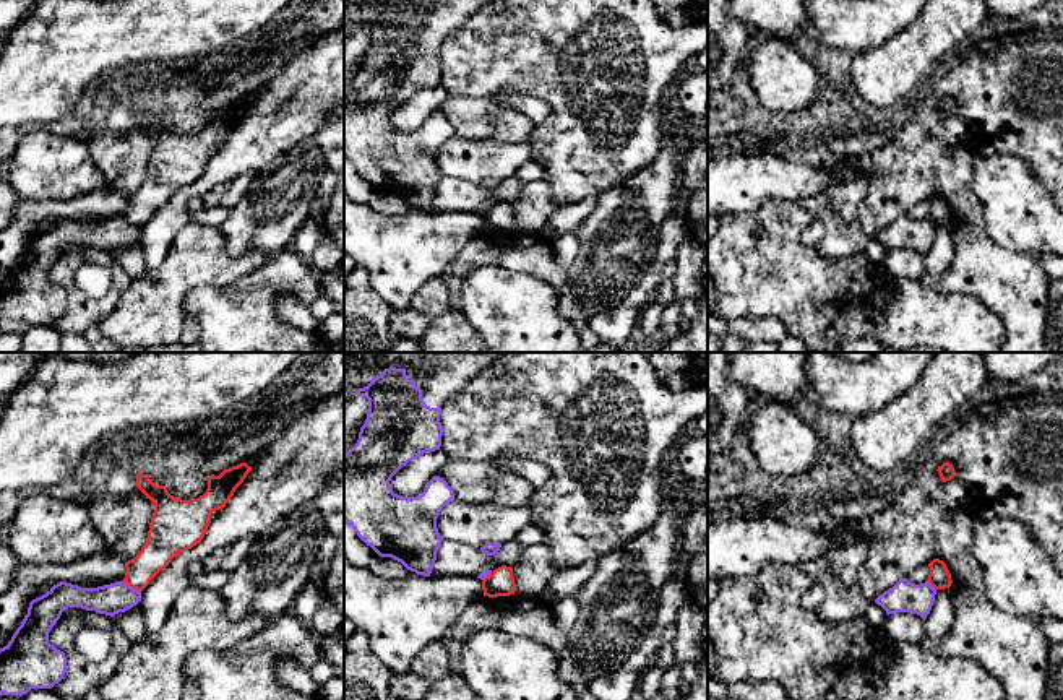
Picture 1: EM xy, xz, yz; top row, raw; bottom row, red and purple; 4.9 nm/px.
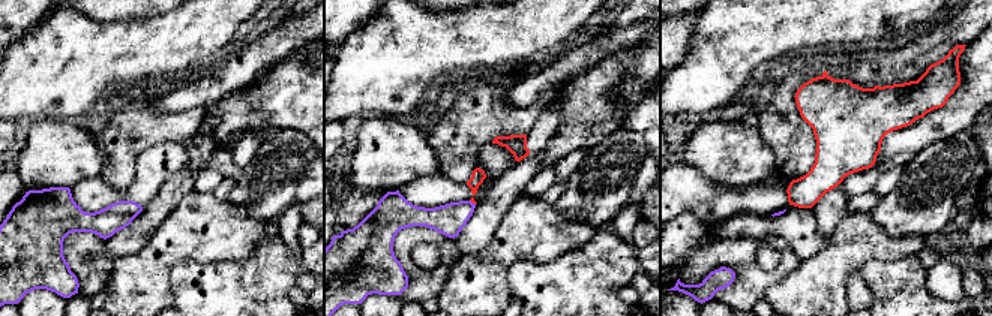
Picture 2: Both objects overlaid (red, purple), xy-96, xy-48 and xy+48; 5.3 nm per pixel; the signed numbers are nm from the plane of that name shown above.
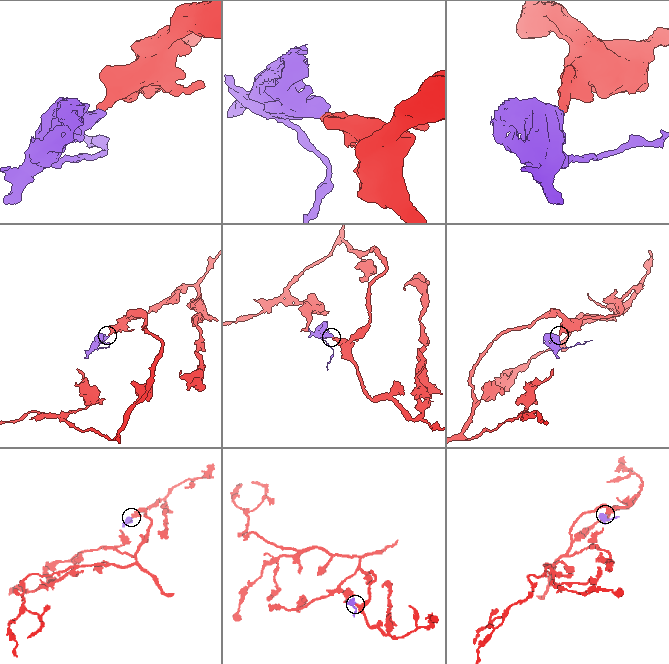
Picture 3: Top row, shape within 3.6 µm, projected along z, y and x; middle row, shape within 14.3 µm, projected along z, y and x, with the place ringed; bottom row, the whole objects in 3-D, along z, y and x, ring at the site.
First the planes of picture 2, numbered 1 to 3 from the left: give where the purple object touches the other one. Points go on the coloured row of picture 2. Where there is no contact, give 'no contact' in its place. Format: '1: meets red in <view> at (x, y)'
1: no contact
2: meets red in xy-48 at (473, 202)
3: no contact

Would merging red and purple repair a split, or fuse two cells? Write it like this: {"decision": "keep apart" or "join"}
{"decision": "keep apart"}

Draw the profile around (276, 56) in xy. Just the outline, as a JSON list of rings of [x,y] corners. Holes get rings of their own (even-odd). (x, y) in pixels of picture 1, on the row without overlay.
[[[294,39],[289,45],[276,45],[268,52],[252,54],[242,58],[242,62],[232,67],[230,70],[224,71],[219,78],[213,78],[213,83],[204,94],[213,94],[217,88],[232,84],[266,65],[274,70],[282,62],[287,62],[295,54],[312,47],[313,44],[315,42],[310,39]]]

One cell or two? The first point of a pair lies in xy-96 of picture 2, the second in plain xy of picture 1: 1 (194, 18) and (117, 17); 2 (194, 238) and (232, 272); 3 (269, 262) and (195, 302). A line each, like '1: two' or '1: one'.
1: one
2: one
3: one

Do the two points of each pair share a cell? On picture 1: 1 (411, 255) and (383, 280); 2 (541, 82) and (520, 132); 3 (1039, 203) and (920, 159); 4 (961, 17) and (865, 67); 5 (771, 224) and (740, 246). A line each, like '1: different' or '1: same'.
1: same
2: different
3: different
4: same
5: same

